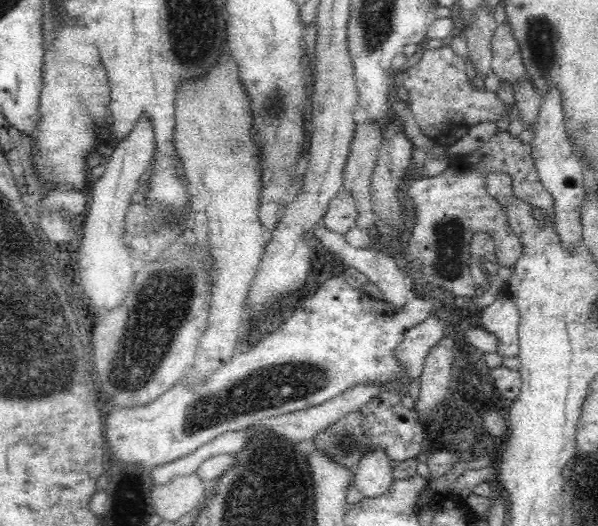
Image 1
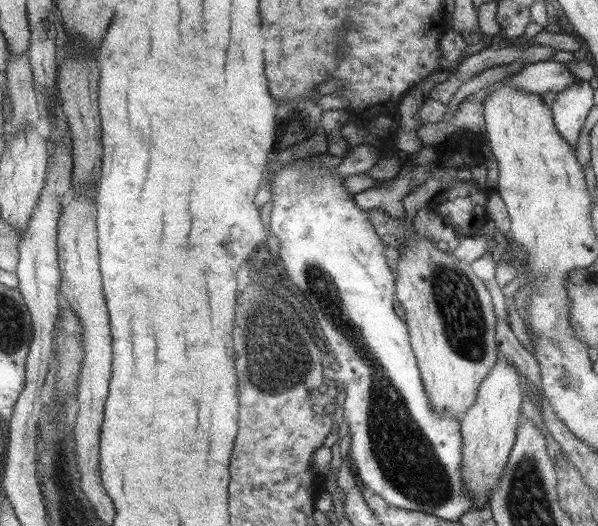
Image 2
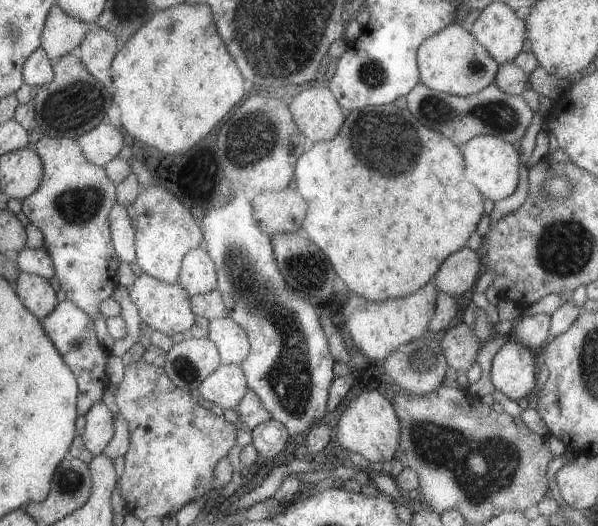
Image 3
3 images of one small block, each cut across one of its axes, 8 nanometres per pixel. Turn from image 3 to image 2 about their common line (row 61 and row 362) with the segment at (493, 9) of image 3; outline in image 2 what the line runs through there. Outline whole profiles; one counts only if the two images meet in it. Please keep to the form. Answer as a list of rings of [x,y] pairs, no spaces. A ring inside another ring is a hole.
[[[500,354],[500,358],[496,361],[496,365],[490,369],[490,373],[480,382],[476,401],[466,411],[460,420],[460,433],[462,433],[462,481],[468,489],[468,493],[474,495],[474,509],[485,507],[490,502],[492,493],[496,490],[496,485],[504,473],[504,467],[509,461],[509,456],[516,442],[516,432],[518,432],[518,420],[520,420],[521,407],[525,395],[520,387],[520,375],[513,362],[504,358]]]

